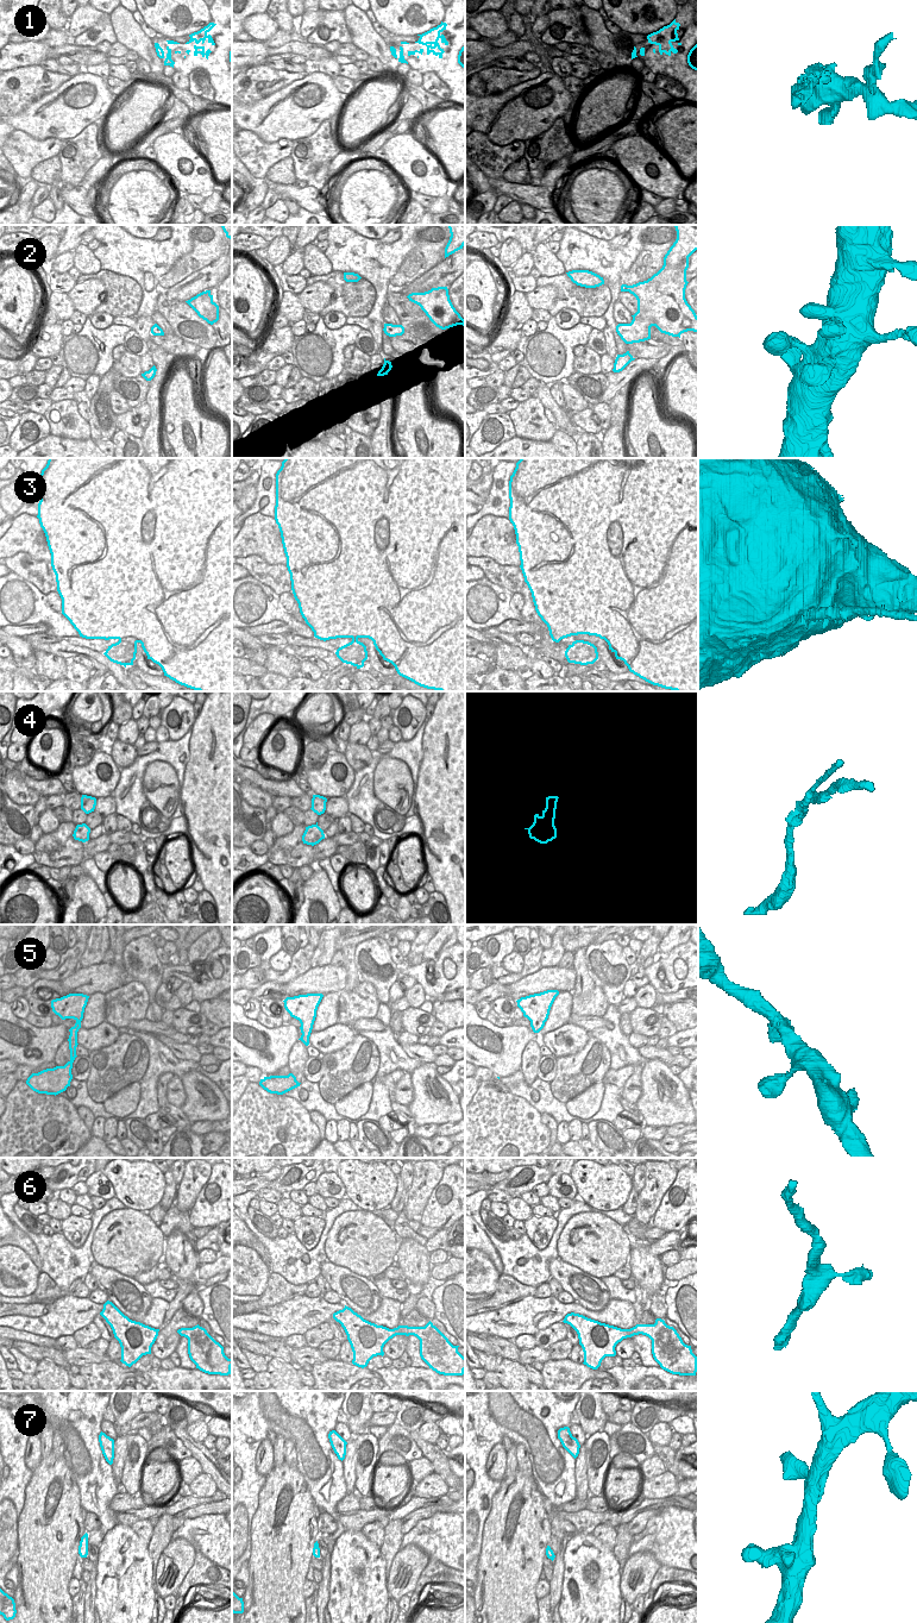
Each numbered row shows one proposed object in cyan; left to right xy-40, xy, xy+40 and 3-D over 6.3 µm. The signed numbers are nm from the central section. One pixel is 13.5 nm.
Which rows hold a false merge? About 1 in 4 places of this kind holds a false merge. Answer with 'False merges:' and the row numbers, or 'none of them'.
False merges: 4

